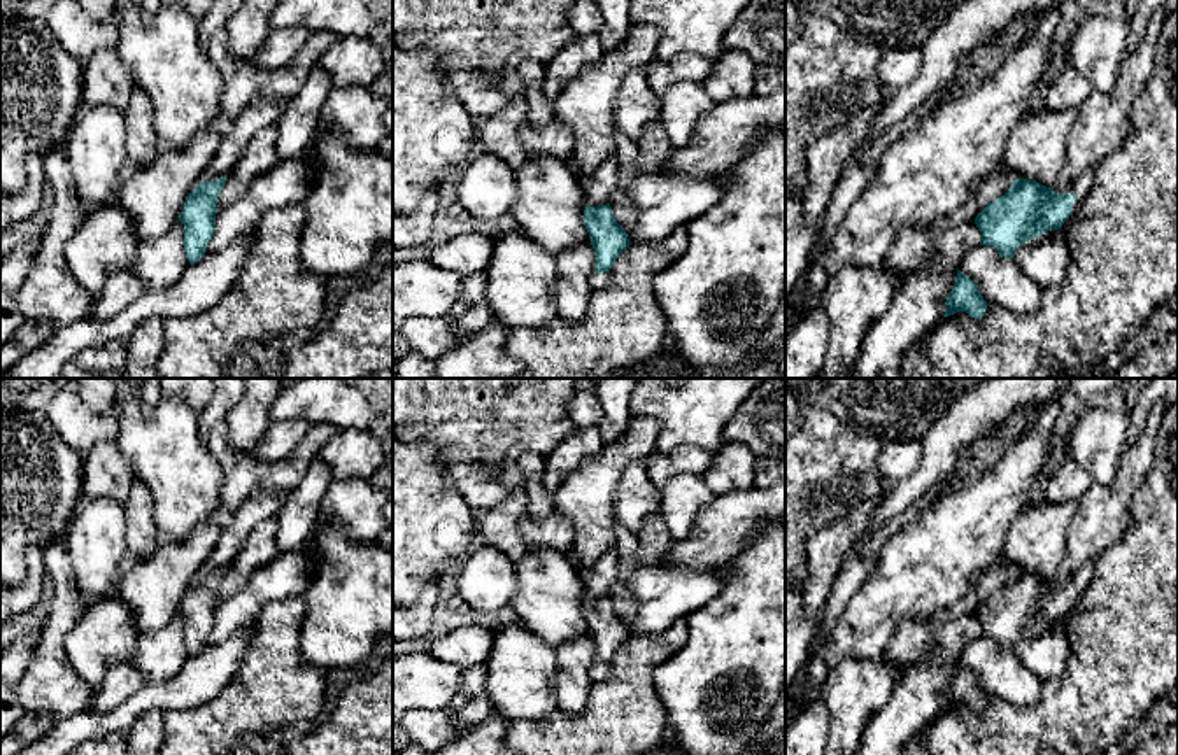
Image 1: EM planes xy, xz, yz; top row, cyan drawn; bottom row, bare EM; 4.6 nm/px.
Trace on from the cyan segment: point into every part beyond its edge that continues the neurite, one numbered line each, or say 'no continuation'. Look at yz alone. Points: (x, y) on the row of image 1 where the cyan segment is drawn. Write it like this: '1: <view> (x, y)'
1: yz (1084, 183)

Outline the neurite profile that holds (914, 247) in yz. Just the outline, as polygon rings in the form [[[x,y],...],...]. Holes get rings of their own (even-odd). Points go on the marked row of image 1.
[[[975,219],[952,228],[934,228],[933,224],[906,226],[898,233],[884,266],[905,279],[913,272],[924,270],[933,258],[938,258],[943,268],[957,272],[962,256],[980,245],[980,240],[982,233]]]

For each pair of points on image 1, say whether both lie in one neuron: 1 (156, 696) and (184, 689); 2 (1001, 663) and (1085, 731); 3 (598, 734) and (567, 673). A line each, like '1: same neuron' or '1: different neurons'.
1: same neuron
2: different neurons
3: different neurons

